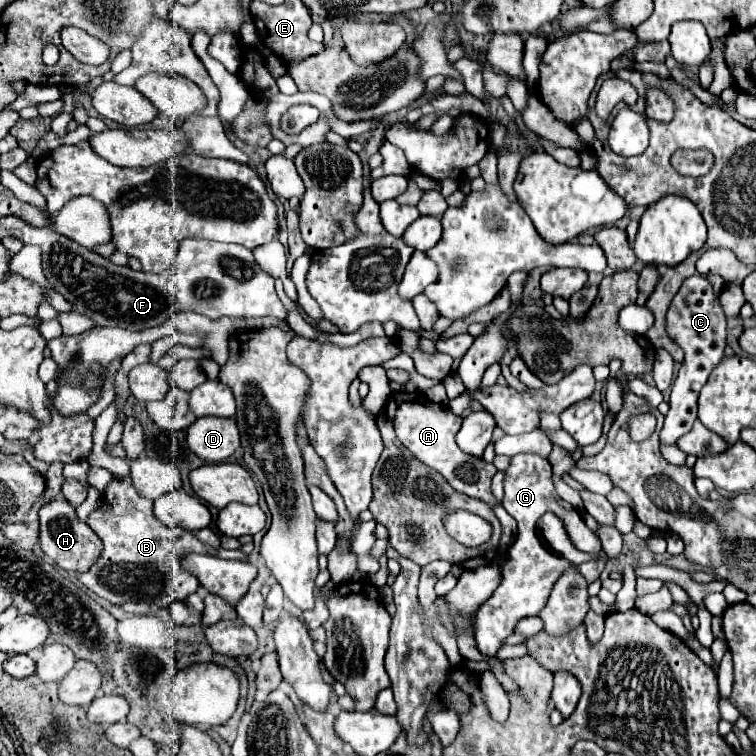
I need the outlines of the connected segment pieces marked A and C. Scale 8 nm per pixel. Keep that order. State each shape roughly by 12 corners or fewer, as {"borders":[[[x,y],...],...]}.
{"borders":[[[393,393],[397,439],[469,497],[491,493],[495,467],[463,453],[463,419],[441,403]],[[707,277],[683,281],[667,333],[685,351],[659,435],[697,421],[699,389],[723,359],[727,319]]]}

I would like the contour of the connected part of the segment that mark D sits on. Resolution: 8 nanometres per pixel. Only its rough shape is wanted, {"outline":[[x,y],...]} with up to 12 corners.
{"outline":[[199,417],[187,443],[205,463],[239,449],[235,419]]}

